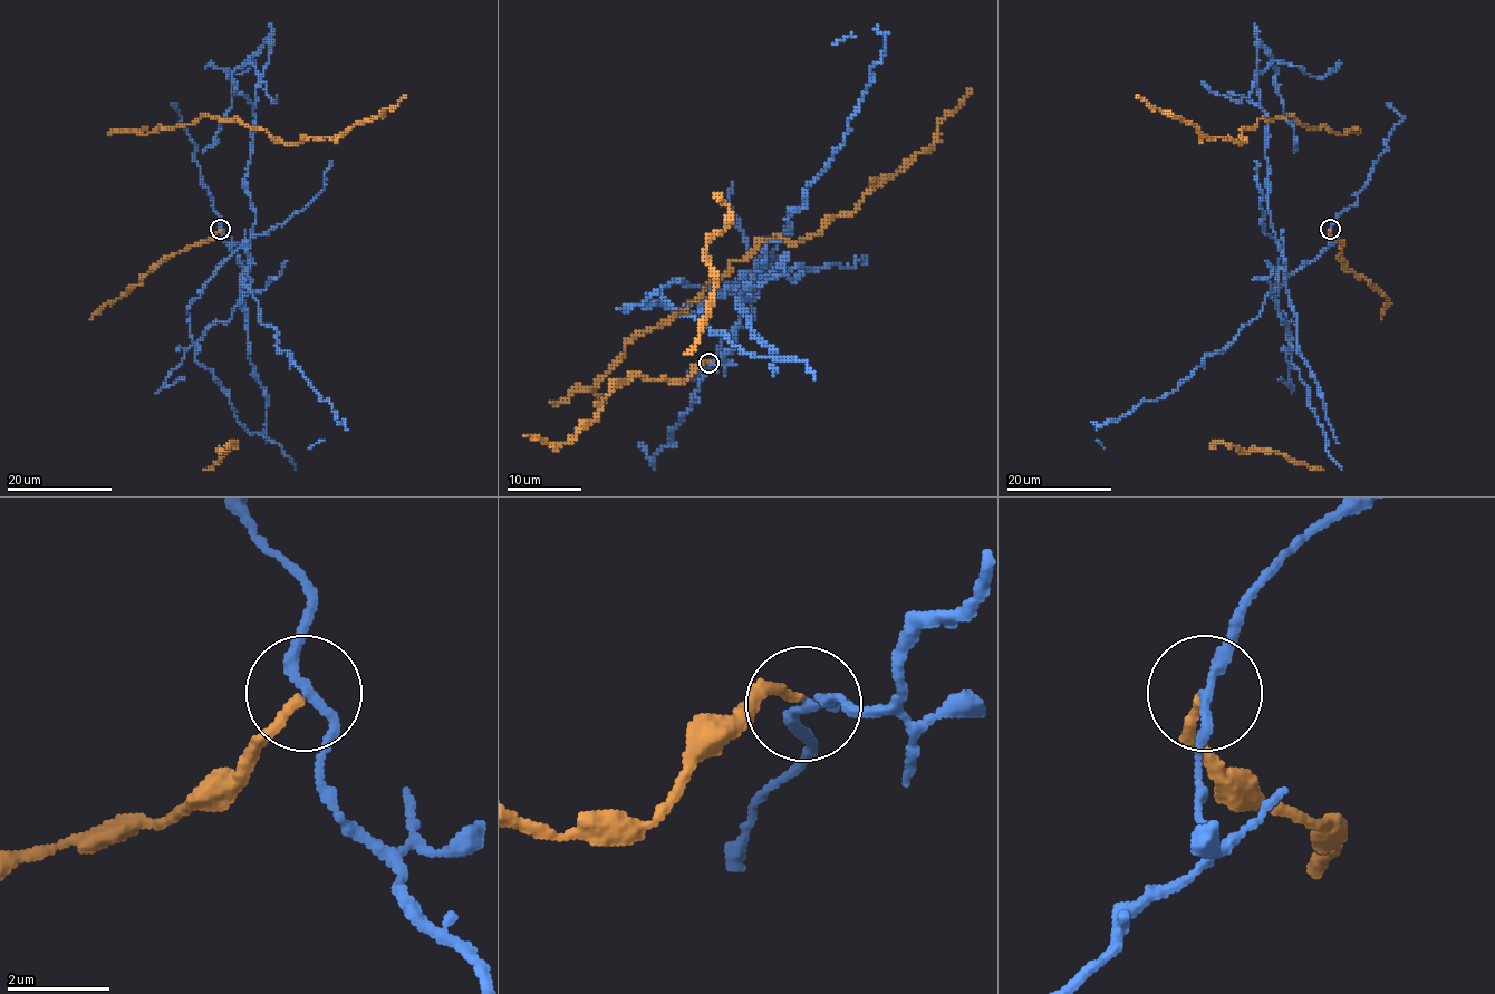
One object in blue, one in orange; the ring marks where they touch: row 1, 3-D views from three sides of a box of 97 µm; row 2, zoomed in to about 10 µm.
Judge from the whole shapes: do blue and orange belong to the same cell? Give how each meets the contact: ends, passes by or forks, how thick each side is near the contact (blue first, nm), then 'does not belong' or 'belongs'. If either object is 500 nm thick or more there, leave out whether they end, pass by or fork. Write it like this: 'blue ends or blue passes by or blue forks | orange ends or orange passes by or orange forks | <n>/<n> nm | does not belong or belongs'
blue passes by | orange ends | 190/180 nm | does not belong

